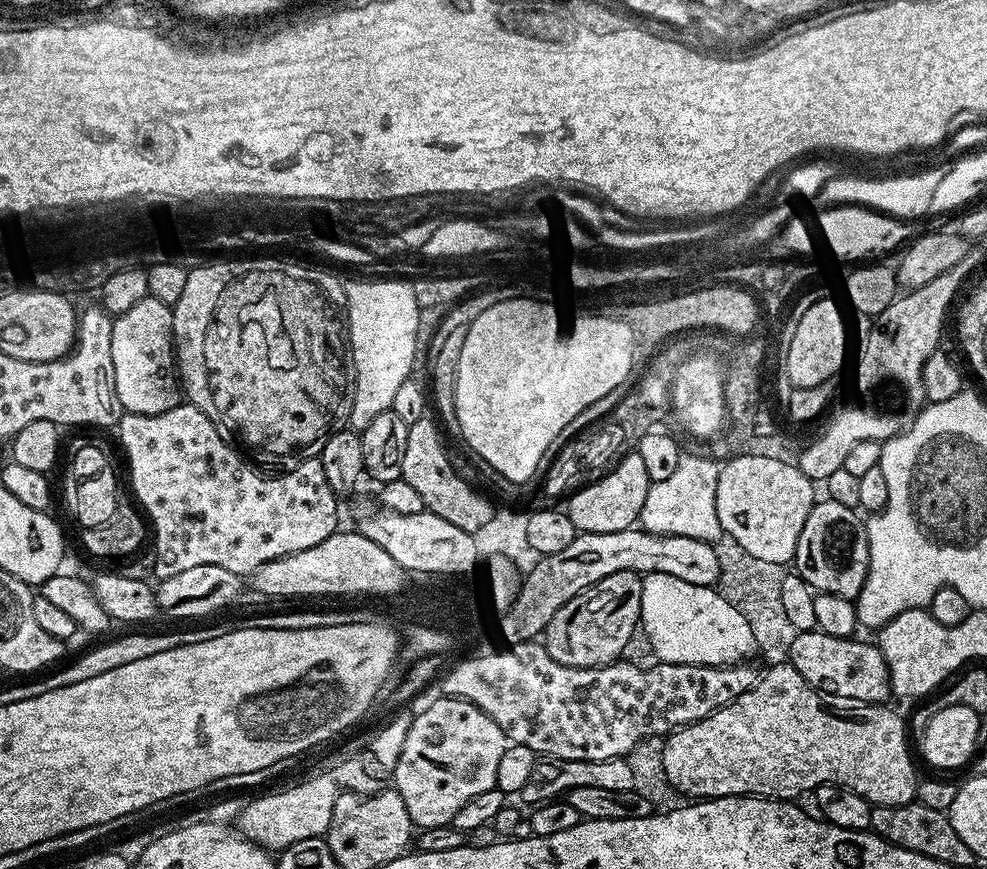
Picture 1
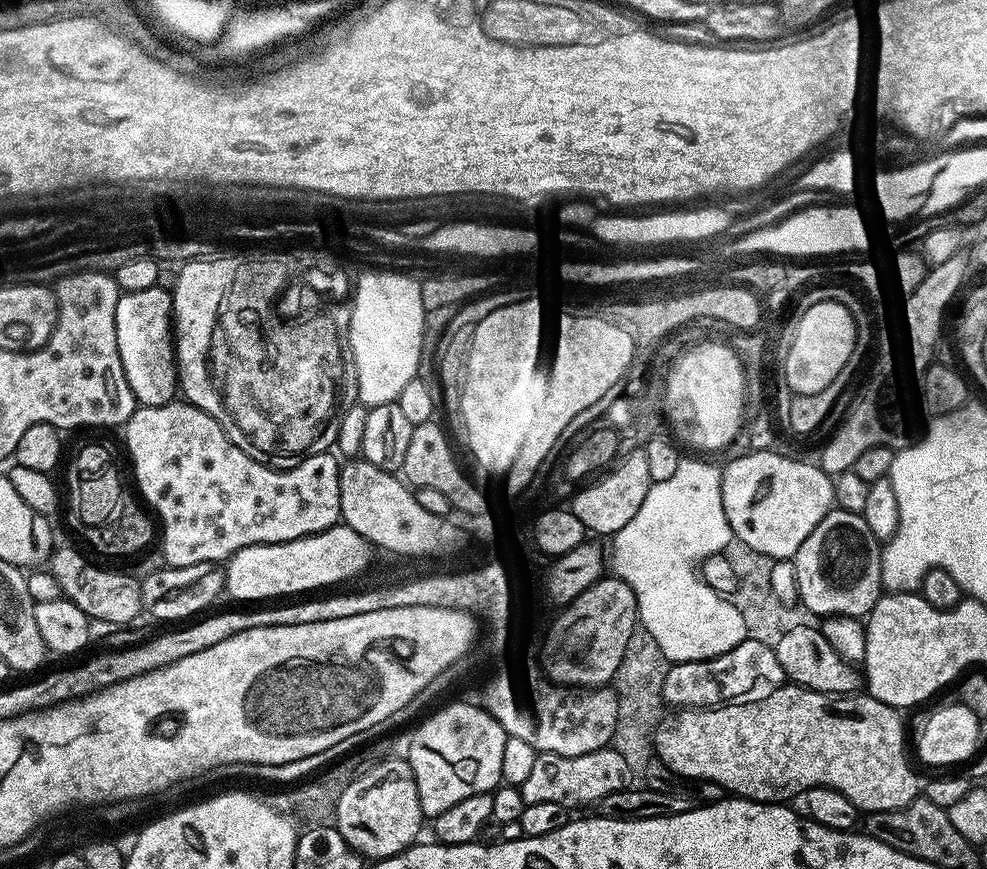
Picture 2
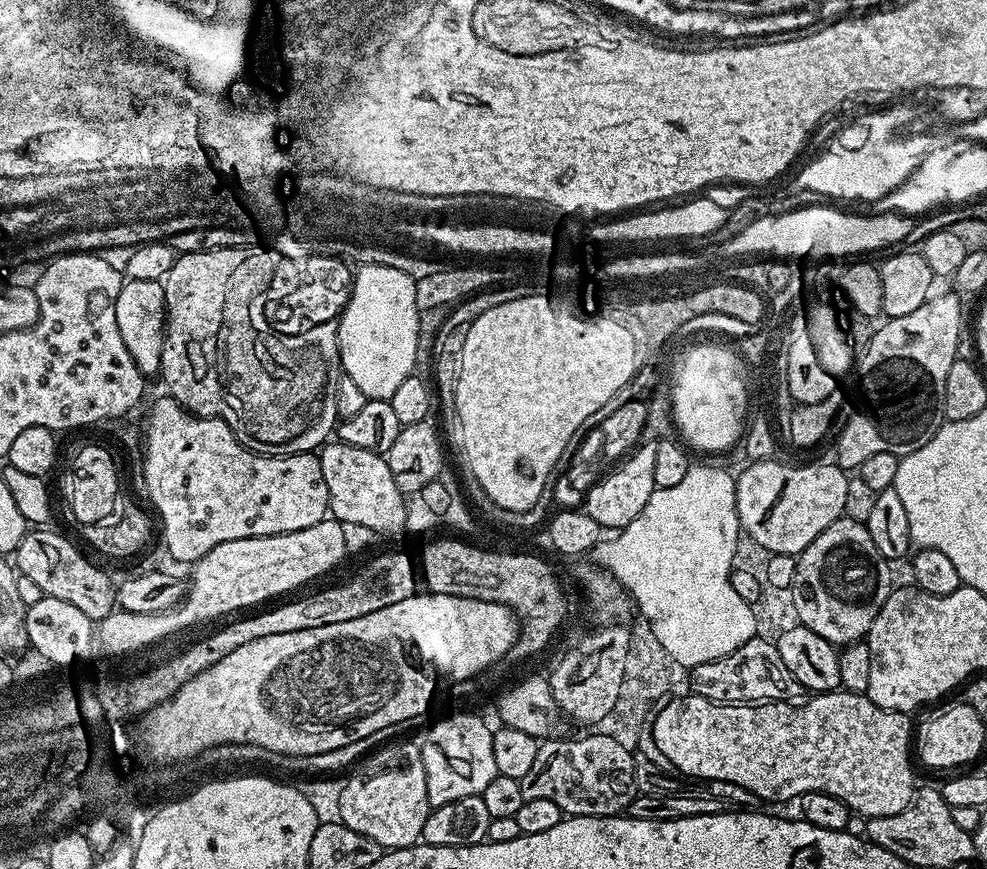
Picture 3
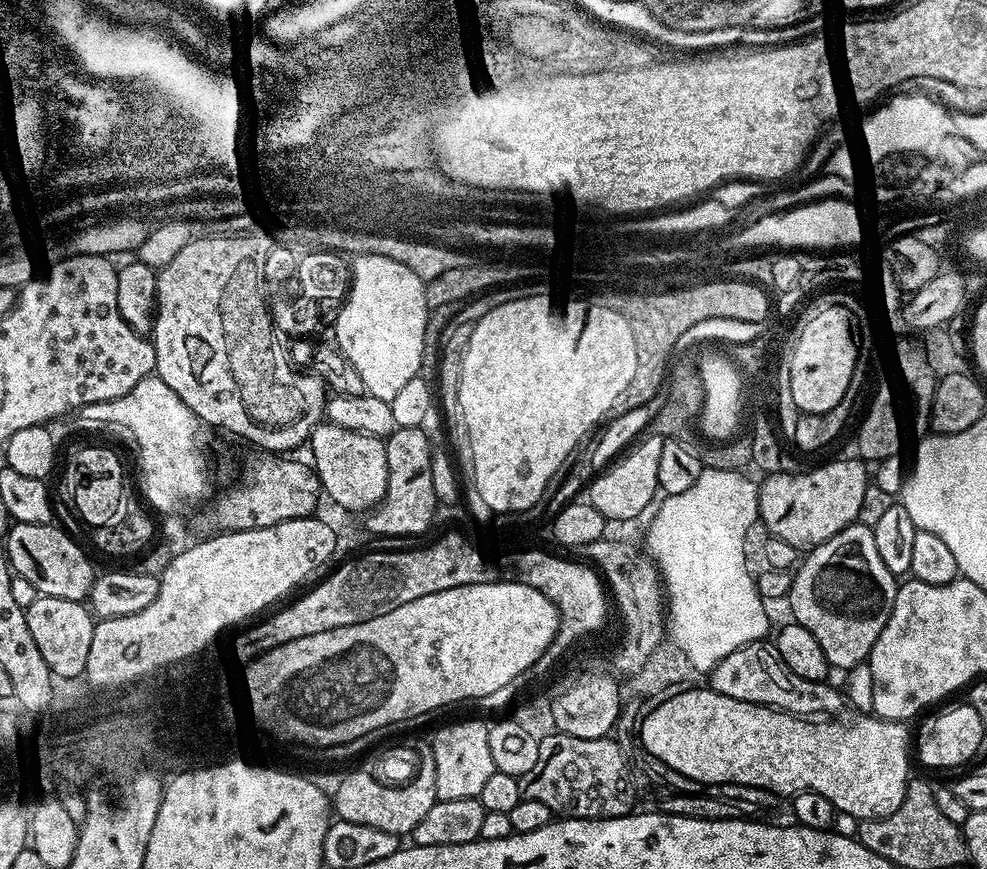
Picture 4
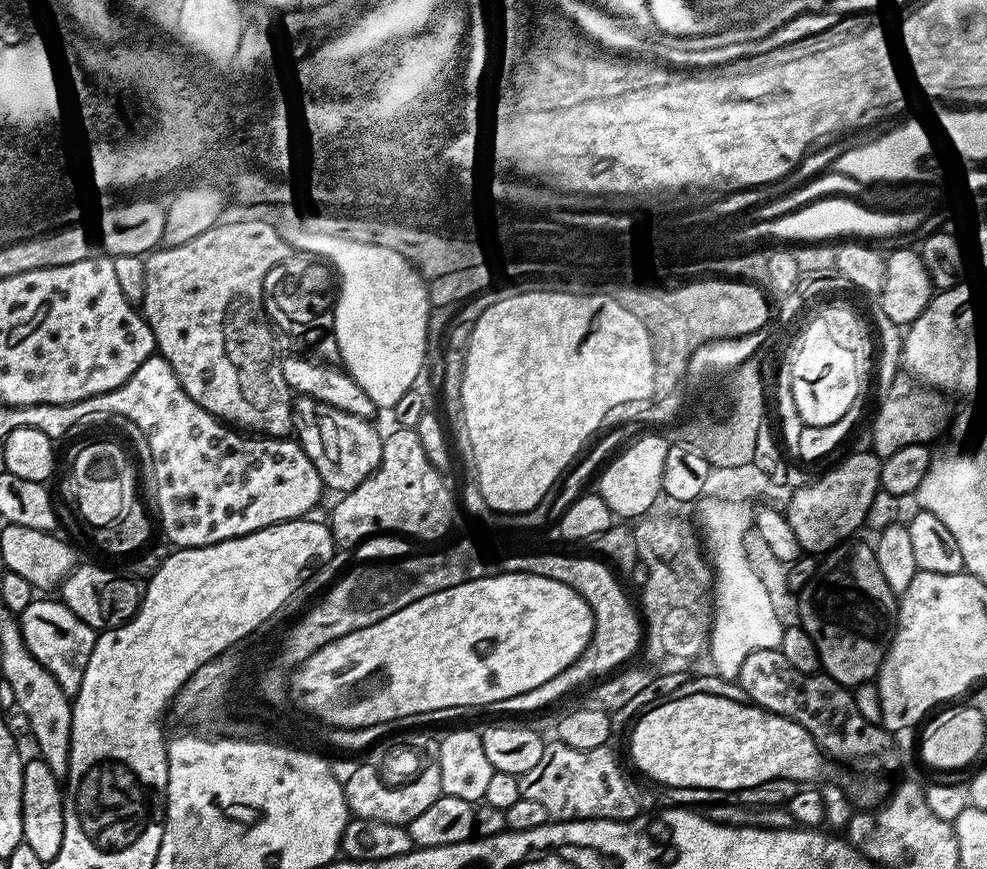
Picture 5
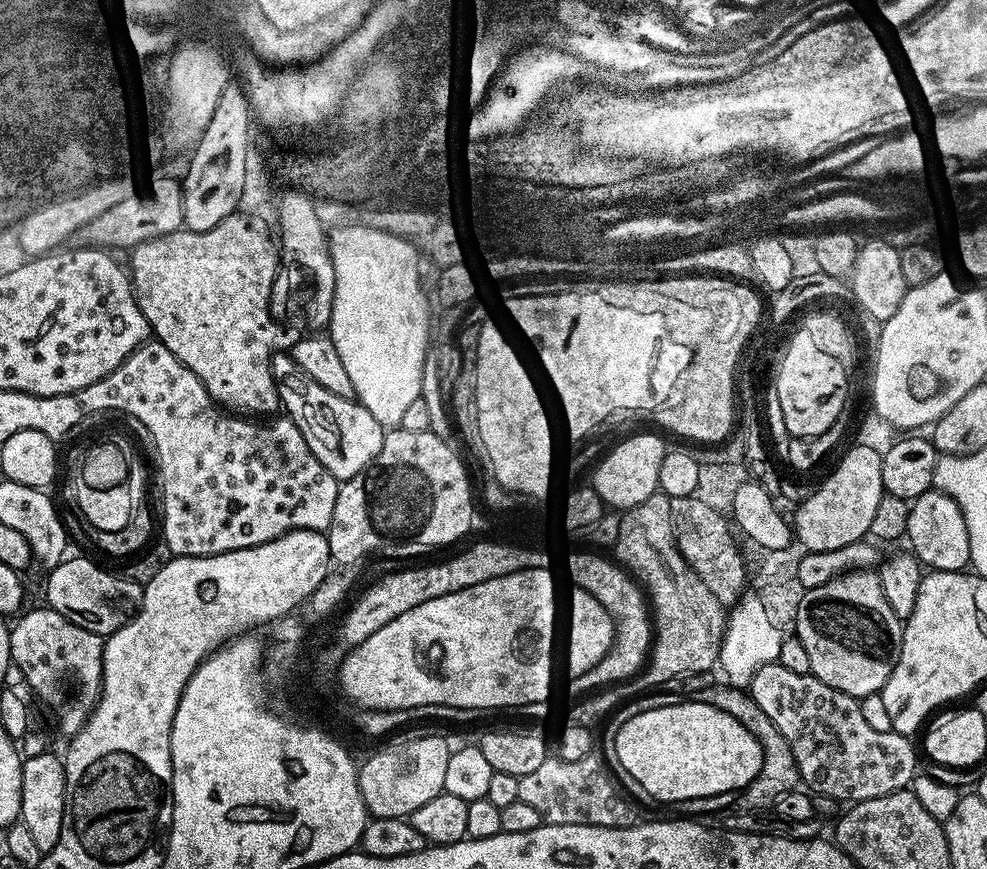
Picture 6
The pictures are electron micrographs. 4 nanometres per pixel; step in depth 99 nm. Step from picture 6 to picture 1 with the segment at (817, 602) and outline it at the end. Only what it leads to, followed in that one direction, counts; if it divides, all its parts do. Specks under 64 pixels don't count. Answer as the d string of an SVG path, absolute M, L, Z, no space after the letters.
M829 498L817 499L810 514L806 518L806 526L802 526L802 534L798 534L798 546L794 557L795 575L800 576L816 592L838 594L842 598L855 601L862 586L866 582L868 563L870 562L870 546L868 545L868 529L865 521L860 520L861 513L855 508L847 508L841 502Z

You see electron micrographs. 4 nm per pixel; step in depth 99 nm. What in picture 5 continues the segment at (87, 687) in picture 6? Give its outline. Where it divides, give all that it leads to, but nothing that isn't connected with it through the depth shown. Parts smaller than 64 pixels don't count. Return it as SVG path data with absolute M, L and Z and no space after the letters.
M33 598L30 606L26 606L26 610L18 613L18 619L22 638L30 654L34 654L34 658L38 658L38 662L42 662L42 666L46 666L50 674L54 674L58 686L62 686L64 692L76 693L80 689L82 674L86 674L86 662L90 662L90 654L94 650L97 629L82 622L78 614L71 612L56 598L53 600Z

